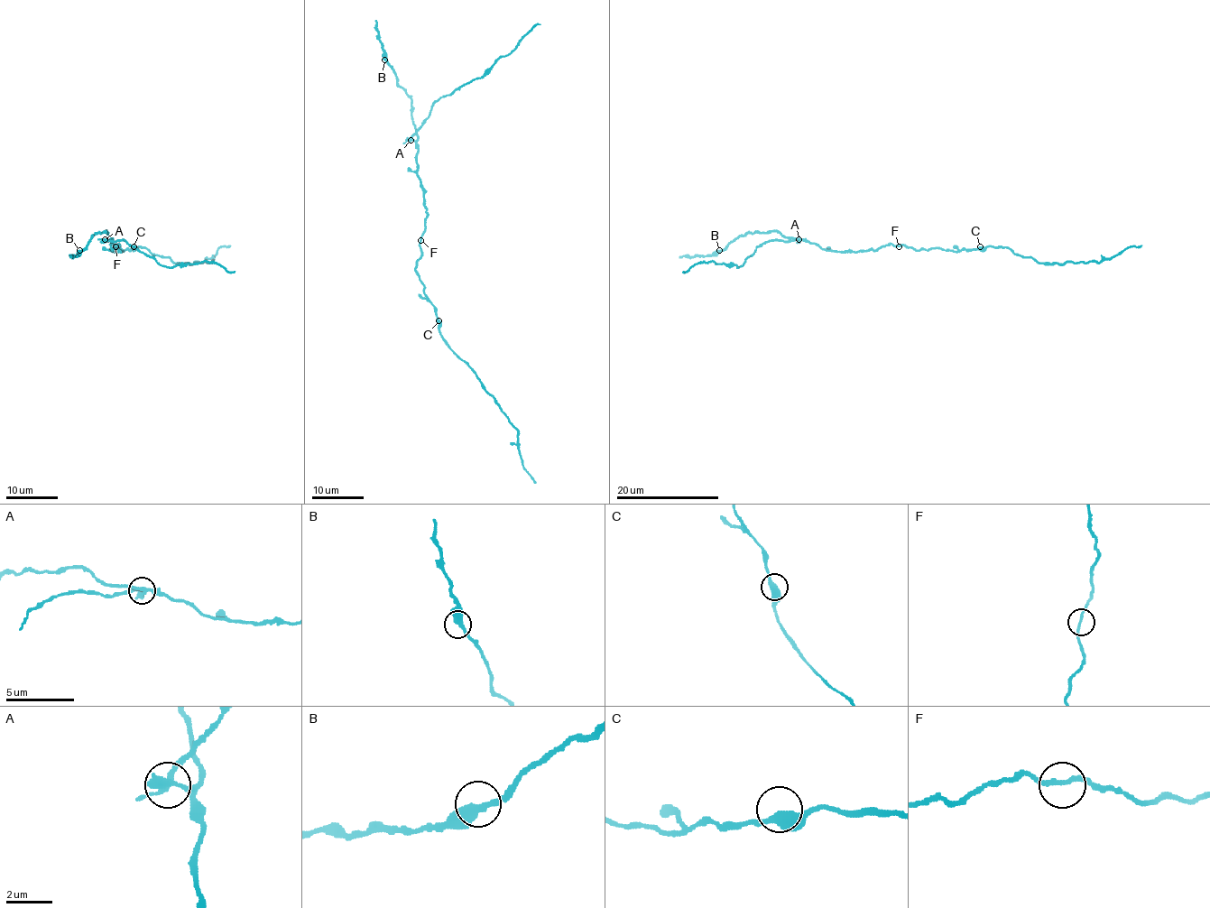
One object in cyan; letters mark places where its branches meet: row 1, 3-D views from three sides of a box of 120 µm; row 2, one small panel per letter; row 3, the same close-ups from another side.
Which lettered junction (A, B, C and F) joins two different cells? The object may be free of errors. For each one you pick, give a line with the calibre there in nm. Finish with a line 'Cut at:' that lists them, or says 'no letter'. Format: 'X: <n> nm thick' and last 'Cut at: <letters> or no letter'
A: 320 nm thick
Cut at: A

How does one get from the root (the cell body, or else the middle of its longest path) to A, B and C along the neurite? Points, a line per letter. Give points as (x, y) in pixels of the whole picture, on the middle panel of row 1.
A: (420, 240), (427, 214), (423, 187), (417, 174), (417, 143), (411, 140)
B: (420, 240), (427, 214), (423, 187), (417, 174), (418, 144), (411, 98), (398, 84), (395, 71), (384, 60)
C: (420, 240), (420, 256), (416, 272), (423, 285), (426, 298), (436, 308), (438, 320)

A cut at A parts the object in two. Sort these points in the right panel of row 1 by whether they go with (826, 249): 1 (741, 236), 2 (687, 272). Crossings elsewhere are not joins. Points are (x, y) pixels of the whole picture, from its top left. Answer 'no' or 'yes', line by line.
1: yes
2: no

